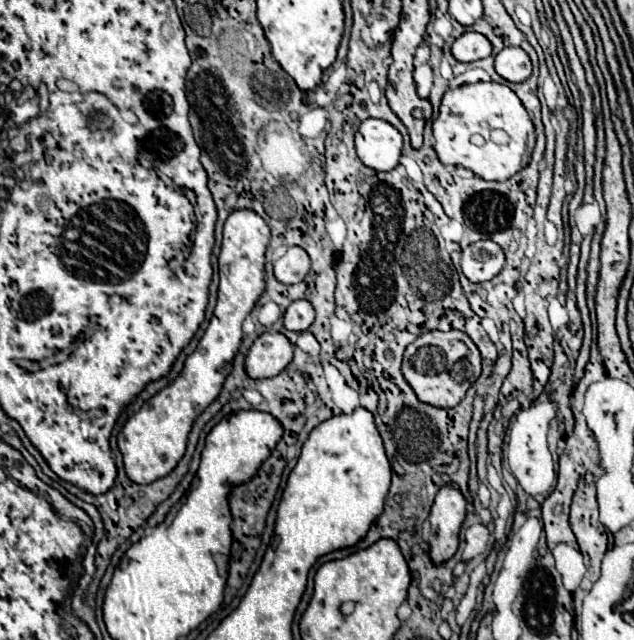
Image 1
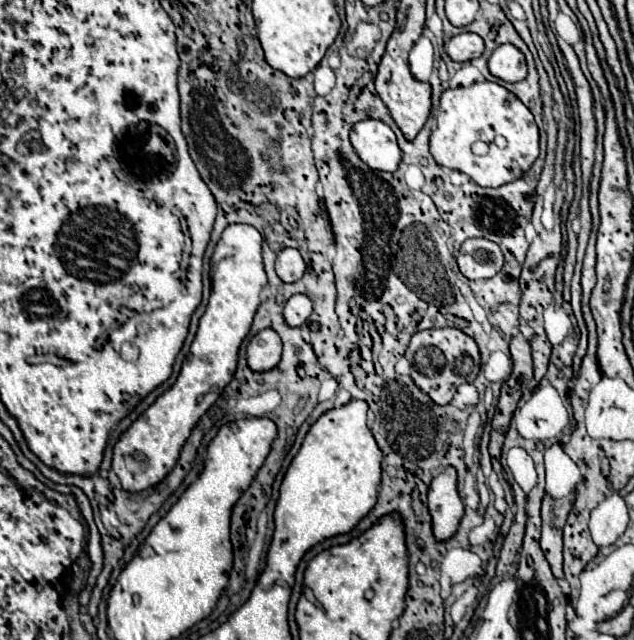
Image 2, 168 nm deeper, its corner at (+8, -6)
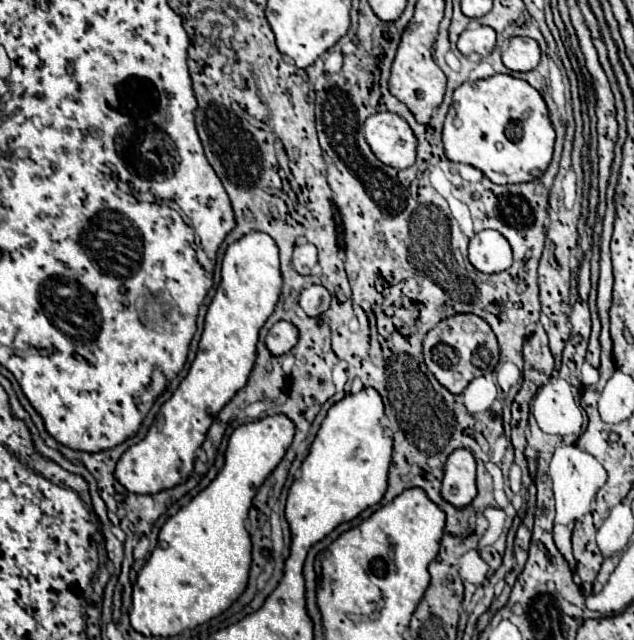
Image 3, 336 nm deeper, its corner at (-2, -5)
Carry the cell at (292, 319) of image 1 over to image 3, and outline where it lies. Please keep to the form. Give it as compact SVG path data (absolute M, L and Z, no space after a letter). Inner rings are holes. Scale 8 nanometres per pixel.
M306 286L300 294L300 308L308 316L320 316L330 306L330 294L324 286Z

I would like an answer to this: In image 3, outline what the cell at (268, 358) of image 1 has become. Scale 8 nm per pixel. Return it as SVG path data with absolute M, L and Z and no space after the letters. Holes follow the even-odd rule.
M276 322L268 336L266 336L266 348L270 350L272 356L282 356L294 348L298 342L298 330L290 322Z

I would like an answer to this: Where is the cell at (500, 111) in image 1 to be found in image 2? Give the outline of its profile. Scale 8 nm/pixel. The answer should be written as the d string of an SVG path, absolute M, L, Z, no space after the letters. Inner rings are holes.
M482 81L482 83L474 83L470 87L446 89L440 97L436 121L438 121L438 127L430 135L430 153L432 153L434 161L442 167L456 169L456 171L470 175L472 181L482 187L500 187L500 185L512 183L512 181L520 179L538 159L540 133L534 123L534 115L514 93L510 93L508 89L504 89L498 83Z

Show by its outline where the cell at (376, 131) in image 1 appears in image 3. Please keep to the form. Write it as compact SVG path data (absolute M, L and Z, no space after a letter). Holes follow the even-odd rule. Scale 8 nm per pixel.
M372 114L364 122L364 136L382 164L392 168L410 168L414 164L416 136L398 114Z

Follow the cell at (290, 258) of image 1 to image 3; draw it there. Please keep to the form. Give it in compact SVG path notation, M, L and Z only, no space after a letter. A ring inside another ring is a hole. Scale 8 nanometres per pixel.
M302 244L294 248L294 256L292 256L292 266L298 274L308 276L312 272L316 264L316 248L312 244Z

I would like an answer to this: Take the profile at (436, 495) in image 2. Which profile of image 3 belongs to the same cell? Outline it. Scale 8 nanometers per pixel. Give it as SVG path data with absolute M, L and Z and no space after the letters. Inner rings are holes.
M454 450L448 456L440 492L456 508L466 508L476 498L476 462L470 450Z

